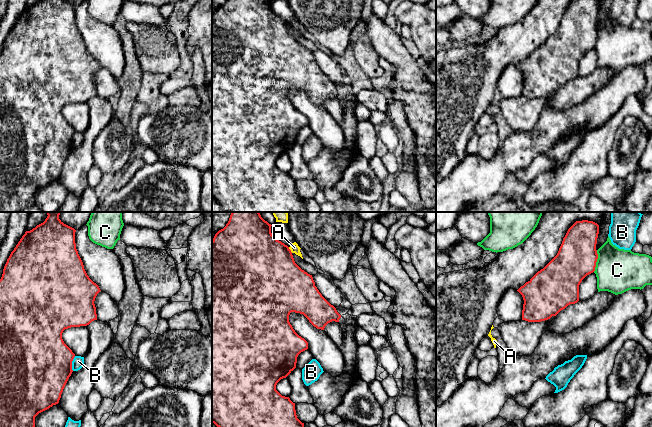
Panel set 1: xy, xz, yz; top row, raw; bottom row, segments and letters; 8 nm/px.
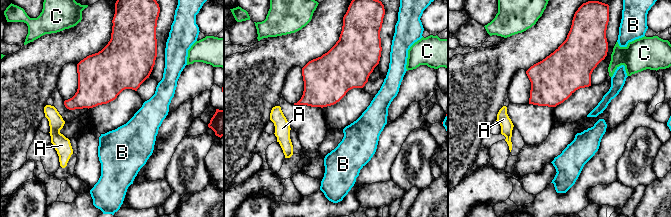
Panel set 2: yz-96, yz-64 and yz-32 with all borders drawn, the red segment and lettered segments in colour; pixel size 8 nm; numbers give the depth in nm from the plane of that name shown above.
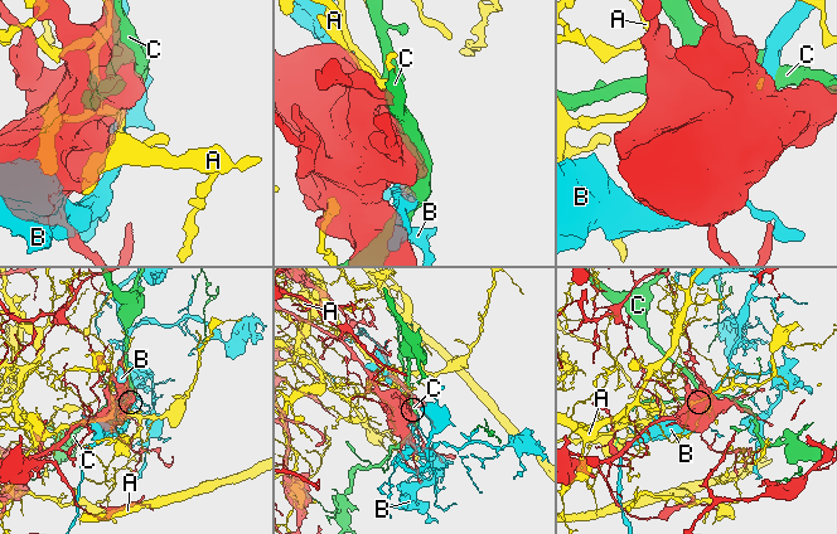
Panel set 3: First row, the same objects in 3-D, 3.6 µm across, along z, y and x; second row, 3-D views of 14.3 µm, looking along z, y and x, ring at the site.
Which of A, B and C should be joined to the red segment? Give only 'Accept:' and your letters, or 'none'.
Accept: none

